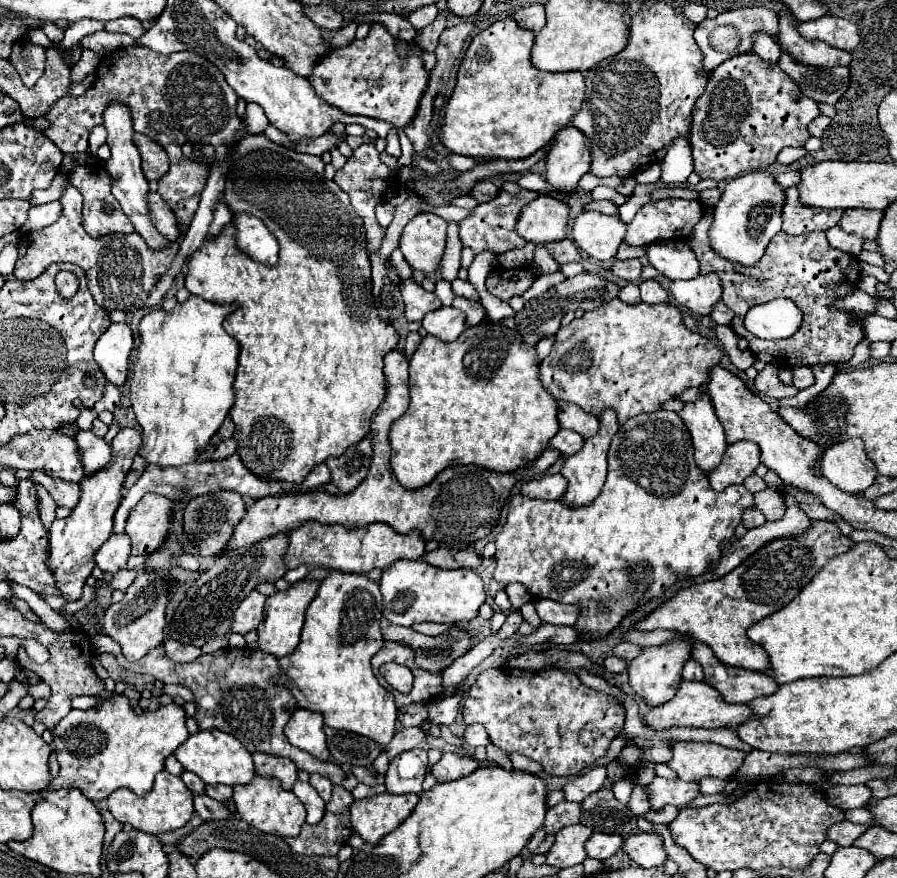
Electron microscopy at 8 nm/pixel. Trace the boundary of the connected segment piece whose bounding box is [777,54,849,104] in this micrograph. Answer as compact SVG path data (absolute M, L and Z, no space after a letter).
M781 54L777 64L799 84L799 90L815 102L835 104L839 96L843 96L843 92L847 90L847 82L849 82L847 66L837 66L831 70L813 68L813 66L795 64L795 60L787 54Z

